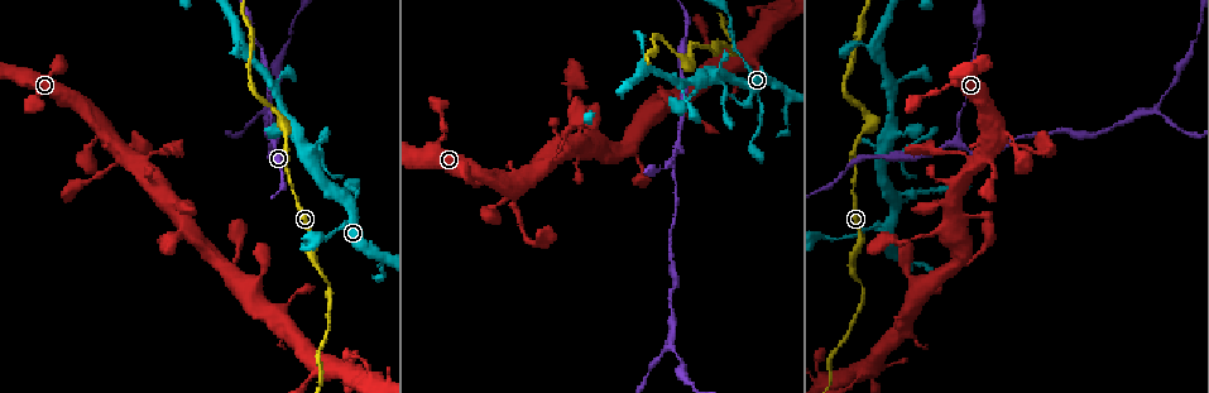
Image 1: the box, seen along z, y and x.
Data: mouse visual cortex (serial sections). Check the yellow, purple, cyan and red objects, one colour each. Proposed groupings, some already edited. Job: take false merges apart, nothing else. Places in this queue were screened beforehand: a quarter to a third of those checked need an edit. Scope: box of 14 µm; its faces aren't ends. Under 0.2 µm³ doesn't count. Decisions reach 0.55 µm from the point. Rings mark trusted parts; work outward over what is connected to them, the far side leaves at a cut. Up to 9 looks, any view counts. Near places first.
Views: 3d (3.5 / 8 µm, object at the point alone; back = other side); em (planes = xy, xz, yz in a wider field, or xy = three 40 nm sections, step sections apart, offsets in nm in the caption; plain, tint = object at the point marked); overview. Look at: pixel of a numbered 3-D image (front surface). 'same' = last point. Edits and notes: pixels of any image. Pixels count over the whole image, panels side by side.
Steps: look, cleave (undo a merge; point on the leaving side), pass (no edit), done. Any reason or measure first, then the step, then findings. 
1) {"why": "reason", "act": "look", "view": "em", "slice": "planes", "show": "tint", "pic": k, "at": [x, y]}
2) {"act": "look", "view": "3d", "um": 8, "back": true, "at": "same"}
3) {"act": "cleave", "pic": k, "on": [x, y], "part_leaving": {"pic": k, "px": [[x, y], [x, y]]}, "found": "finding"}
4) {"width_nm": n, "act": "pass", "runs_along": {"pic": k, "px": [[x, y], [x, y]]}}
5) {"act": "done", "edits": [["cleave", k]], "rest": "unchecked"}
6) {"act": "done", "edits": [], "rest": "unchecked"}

{"why": "sudden change in width", "act": "look", "view": "3d", "um": 8, "pic": 1, "at": [823, 238]}

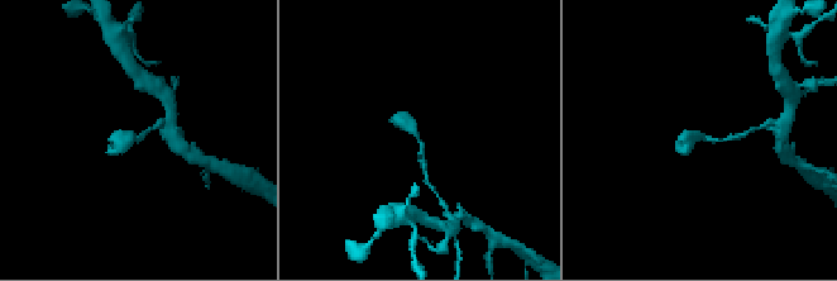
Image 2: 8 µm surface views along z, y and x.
{"arm_widths_nm": [150, 350], "act": "look", "view": "em", "slice": "xy", "step": 2, "show": "tint", "pic": 2, "at": [139, 140]}

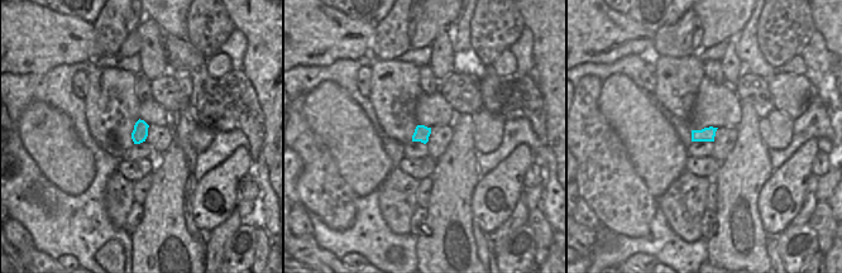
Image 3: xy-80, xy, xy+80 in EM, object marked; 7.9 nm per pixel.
{"act": "pass", "runs_along": {"pic": 2, "px": [[426, 176], [421, 141], [401, 123]]}, "found": "continuous, no second cell"}

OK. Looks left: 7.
{"why": "thin neck", "act": "look", "view": "3d", "um": 3.5, "back": true, "pic": 1, "at": [855, 165]}

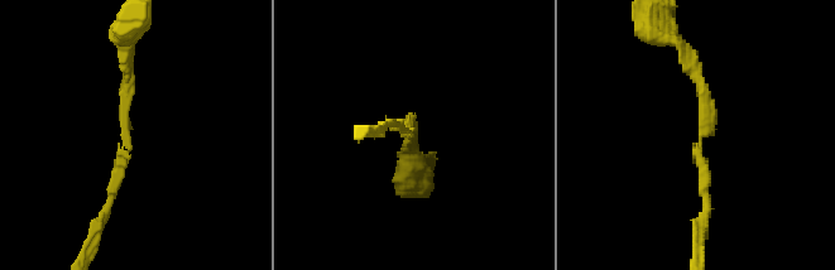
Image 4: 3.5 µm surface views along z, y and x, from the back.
{"arm_widths_nm": [150, 150], "why": "shape alone is not enough", "act": "look", "view": "em", "slice": "xy", "step": 1, "show": "tint", "pic": 4, "at": [700, 140]}

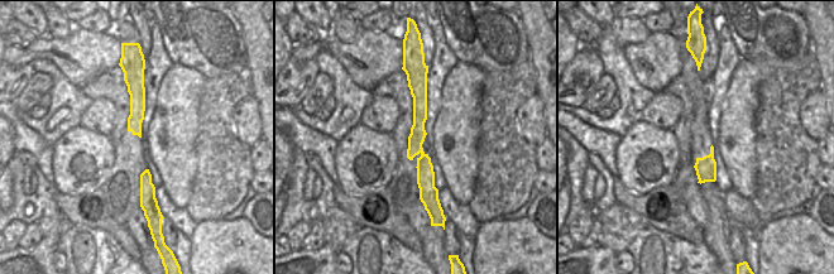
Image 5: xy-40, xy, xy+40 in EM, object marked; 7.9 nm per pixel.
{"act": "cleave", "pic": 4, "on": [116, 30], "border": {"pic": 5, "px": [[421, 144], [418, 152]]}, "found": "a second cell is stuck on"}

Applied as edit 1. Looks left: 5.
{"act": "look", "view": "overview"}

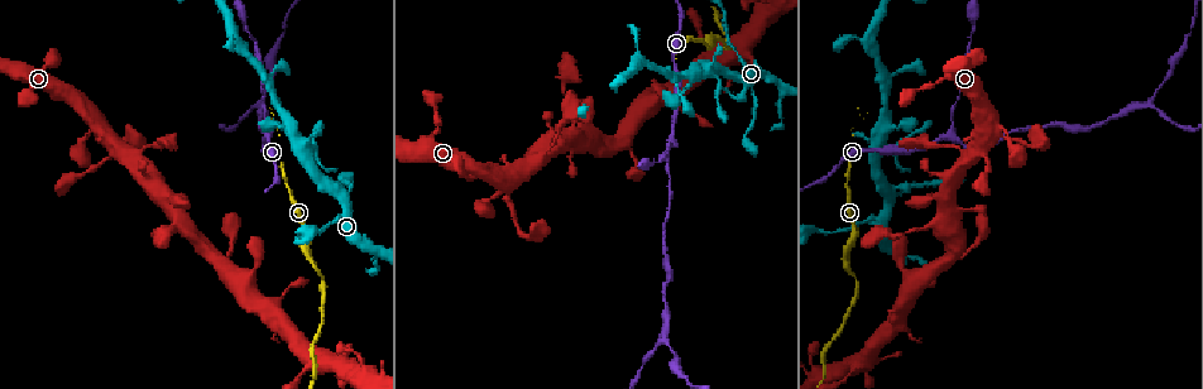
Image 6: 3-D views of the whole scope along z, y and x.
{"why": "three arms meet", "act": "look", "view": "em", "slice": "xy", "step": 3, "show": "tint", "pic": 6, "at": [949, 139]}

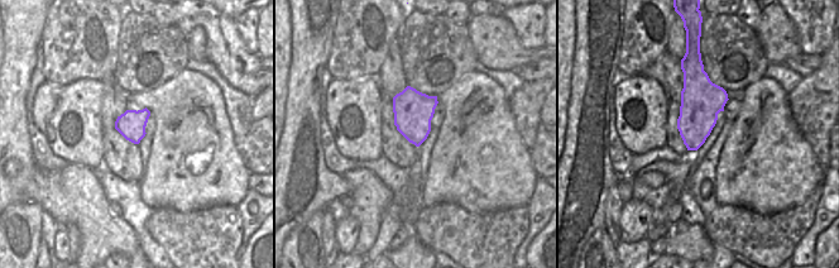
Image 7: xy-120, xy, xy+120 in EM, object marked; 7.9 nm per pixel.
{"act": "look", "view": "3d", "um": 3.5, "at": "same"}

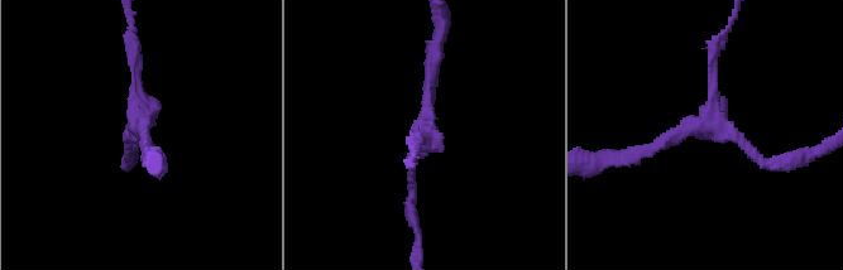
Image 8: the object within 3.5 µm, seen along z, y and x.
{"width_nm": 320, "act": "pass", "runs_along": {"pic": 8, "px": [[431, 61], [412, 199]]}, "found": "one cell here"}

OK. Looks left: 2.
{"why": "a narrow waist", "act": "look", "view": "3d", "um": 8, "pic": 6, "at": [258, 104]}

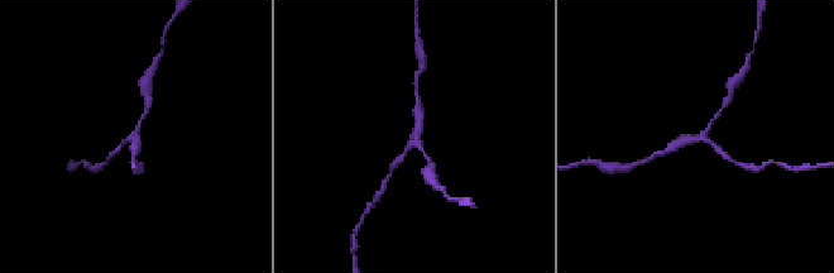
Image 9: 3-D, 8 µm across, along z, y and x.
{"act": "look", "view": "em", "slice": "planes", "show": "tint", "pic": 9, "at": [697, 140]}

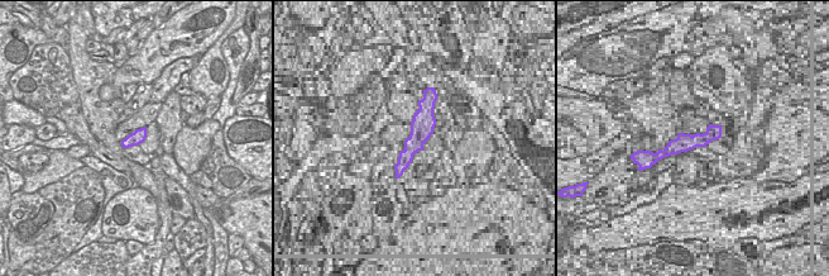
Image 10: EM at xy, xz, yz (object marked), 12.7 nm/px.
{"width_nm": 170, "act": "pass", "runs_along": {"pic": 9, "px": [[667, 151], [704, 134], [720, 110]]}, "found": "one cell here"}

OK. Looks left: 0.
{"act": "done", "edits": [["cleave", 4]], "rest": "unchecked"}

